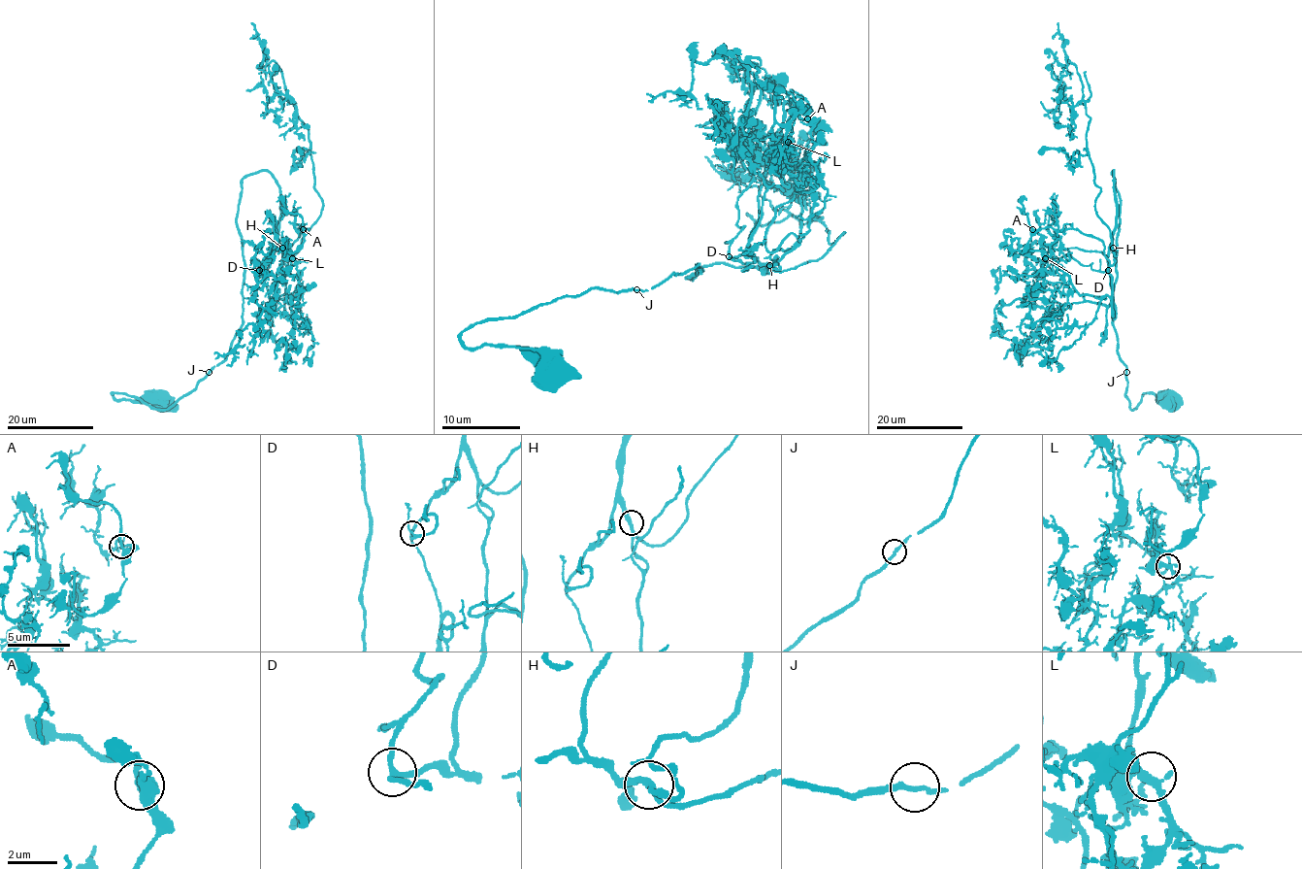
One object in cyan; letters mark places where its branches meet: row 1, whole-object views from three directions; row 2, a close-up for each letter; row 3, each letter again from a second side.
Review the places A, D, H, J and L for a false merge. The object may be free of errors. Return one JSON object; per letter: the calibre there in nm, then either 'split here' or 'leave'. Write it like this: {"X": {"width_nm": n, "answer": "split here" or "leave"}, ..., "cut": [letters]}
{"A": {"width_nm": 340, "answer": "leave"}, "D": {"width_nm": 200, "answer": "leave"}, "H": {"width_nm": 280, "answer": "leave"}, "J": {"width_nm": 190, "answer": "leave"}, "L": {"width_nm": 320, "answer": "leave"}, "cut": []}

